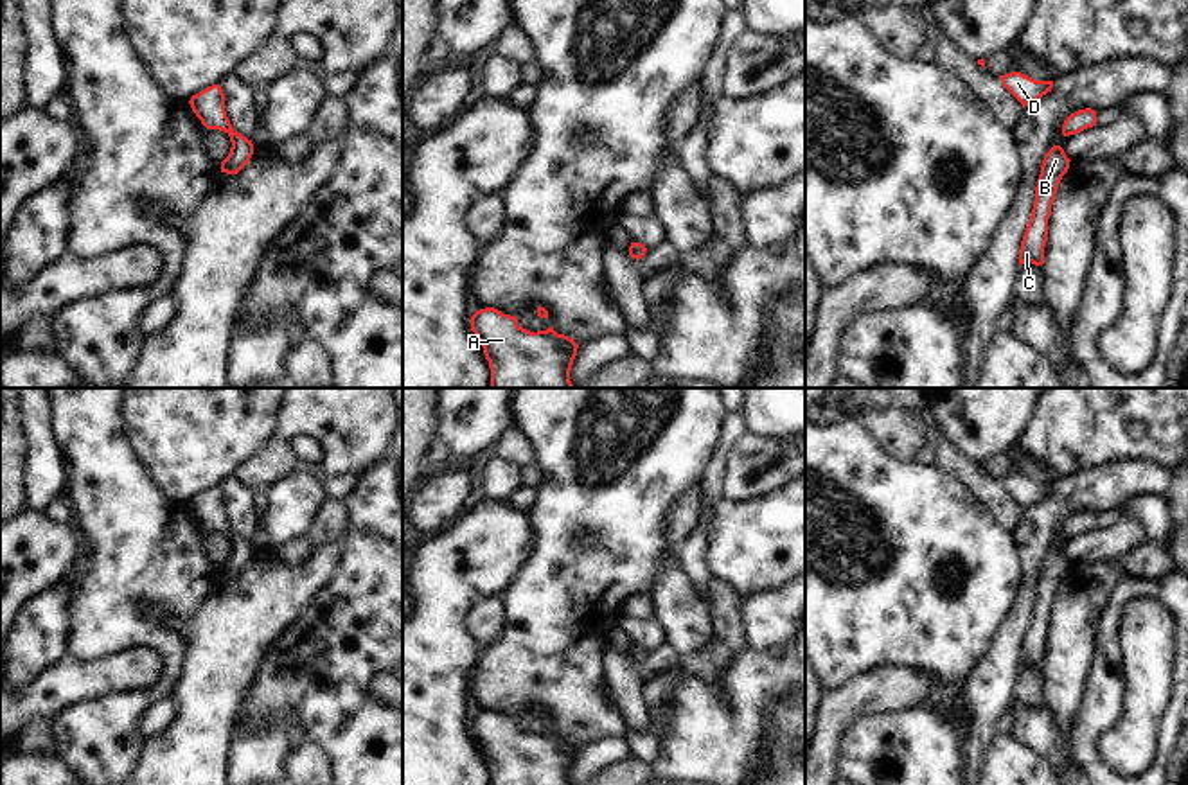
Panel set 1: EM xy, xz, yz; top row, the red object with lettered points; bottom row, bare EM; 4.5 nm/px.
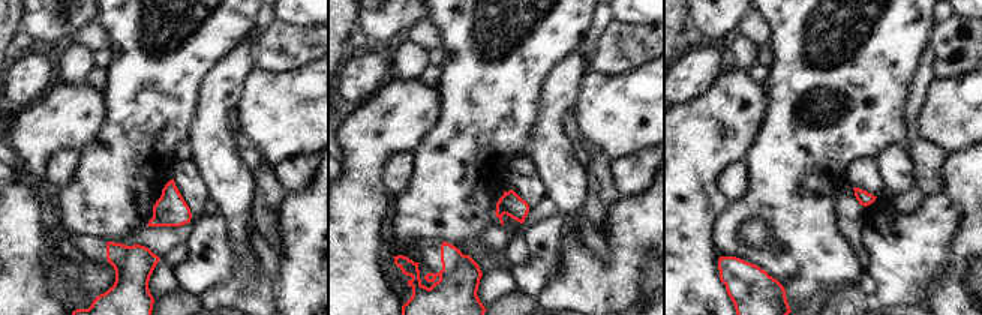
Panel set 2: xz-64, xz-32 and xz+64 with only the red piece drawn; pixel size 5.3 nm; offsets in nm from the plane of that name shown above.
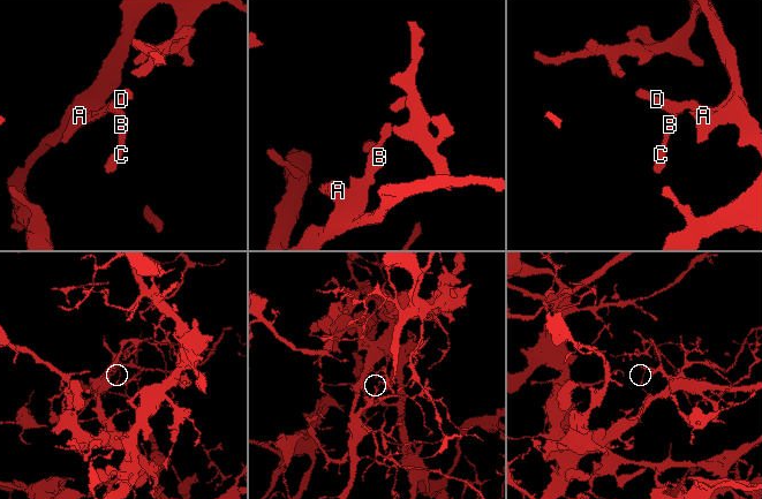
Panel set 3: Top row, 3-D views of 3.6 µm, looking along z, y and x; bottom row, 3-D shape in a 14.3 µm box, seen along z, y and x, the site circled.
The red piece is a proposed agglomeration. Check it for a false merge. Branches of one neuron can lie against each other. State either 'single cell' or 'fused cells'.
single cell

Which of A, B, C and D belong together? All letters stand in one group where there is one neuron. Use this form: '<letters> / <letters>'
A B C D

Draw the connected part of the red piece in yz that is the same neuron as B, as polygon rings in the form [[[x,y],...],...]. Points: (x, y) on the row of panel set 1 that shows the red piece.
[[[1053,146],[1042,160],[1041,174],[1035,187],[1035,201],[1030,216],[1030,223],[1021,241],[1019,266],[1032,262],[1035,266],[1044,264],[1044,246],[1048,241],[1048,219],[1051,216],[1051,205],[1062,176],[1069,169],[1069,158],[1060,146]]]

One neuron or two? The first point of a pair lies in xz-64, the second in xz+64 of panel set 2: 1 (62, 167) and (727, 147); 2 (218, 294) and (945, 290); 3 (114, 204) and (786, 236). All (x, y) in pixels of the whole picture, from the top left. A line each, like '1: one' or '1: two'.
1: two
2: two
3: one

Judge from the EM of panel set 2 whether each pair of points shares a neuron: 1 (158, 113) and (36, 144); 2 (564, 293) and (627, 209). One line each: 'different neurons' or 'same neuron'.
1: different neurons
2: same neuron

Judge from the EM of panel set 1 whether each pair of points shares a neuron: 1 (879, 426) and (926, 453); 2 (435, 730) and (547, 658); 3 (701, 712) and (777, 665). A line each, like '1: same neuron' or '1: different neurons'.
1: same neuron
2: different neurons
3: same neuron

